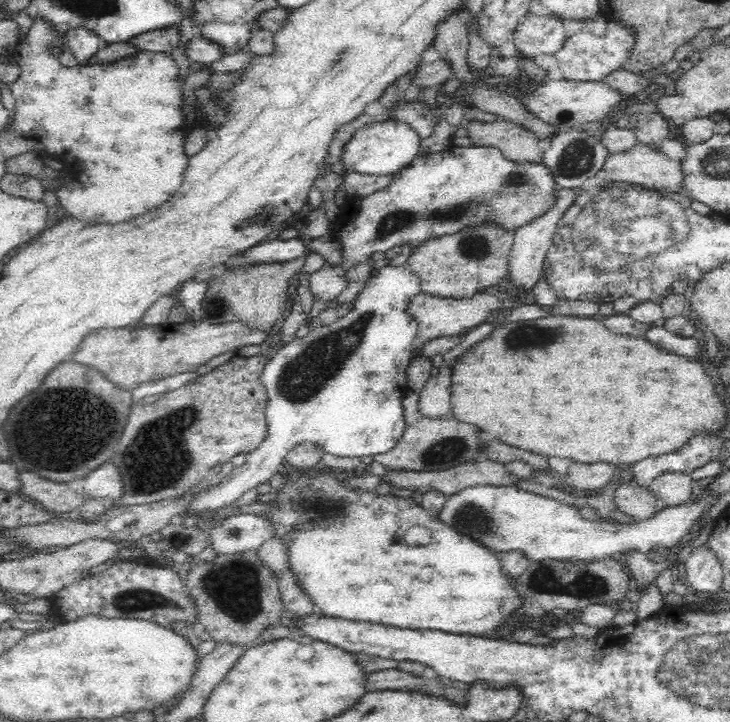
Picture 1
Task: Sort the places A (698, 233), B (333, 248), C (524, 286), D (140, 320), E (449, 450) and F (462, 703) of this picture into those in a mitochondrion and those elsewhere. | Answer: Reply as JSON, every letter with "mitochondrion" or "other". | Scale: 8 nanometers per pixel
{"A":"other","B":"other","C":"other","D":"other","E":"mitochondrion","F":"other"}

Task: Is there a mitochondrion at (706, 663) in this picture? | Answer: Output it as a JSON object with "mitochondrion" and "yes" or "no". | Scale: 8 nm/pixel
{"mitochondrion":"yes"}

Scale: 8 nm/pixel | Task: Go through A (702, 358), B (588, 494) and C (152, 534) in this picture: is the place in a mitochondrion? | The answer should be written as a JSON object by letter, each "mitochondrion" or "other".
{"A":"other","B":"other","C":"other"}

